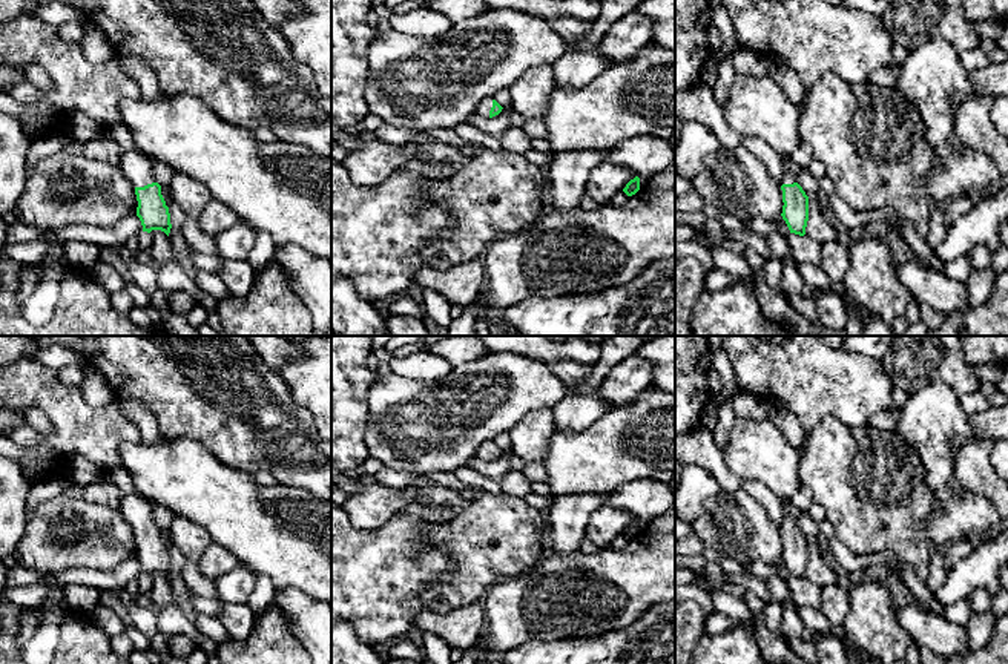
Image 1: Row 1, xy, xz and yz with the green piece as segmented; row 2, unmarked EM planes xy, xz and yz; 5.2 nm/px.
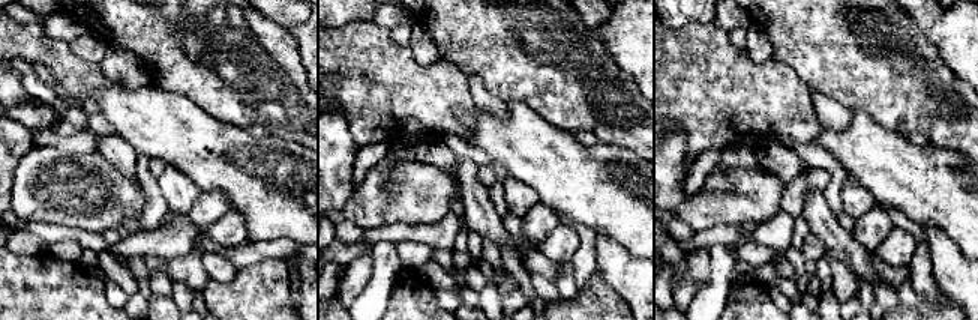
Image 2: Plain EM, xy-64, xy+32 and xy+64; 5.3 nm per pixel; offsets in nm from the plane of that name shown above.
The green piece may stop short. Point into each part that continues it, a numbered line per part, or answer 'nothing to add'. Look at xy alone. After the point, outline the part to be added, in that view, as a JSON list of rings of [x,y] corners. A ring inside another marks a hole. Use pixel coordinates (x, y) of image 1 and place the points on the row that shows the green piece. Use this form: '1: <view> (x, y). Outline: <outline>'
1: xy (137, 166). Outline: [[[121,150],[120,169],[133,187],[155,182],[152,175],[153,161],[141,150]]]

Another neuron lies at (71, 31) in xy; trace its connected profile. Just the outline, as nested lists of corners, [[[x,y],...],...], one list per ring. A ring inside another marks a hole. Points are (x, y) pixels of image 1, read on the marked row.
[[[81,18],[81,20],[66,21],[57,29],[58,29],[58,35],[63,40],[80,44],[86,32],[86,26],[87,26],[87,21]]]

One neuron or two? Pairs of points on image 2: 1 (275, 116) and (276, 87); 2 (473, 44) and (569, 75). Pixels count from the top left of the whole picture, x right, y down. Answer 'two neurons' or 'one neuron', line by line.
1: one neuron
2: one neuron

